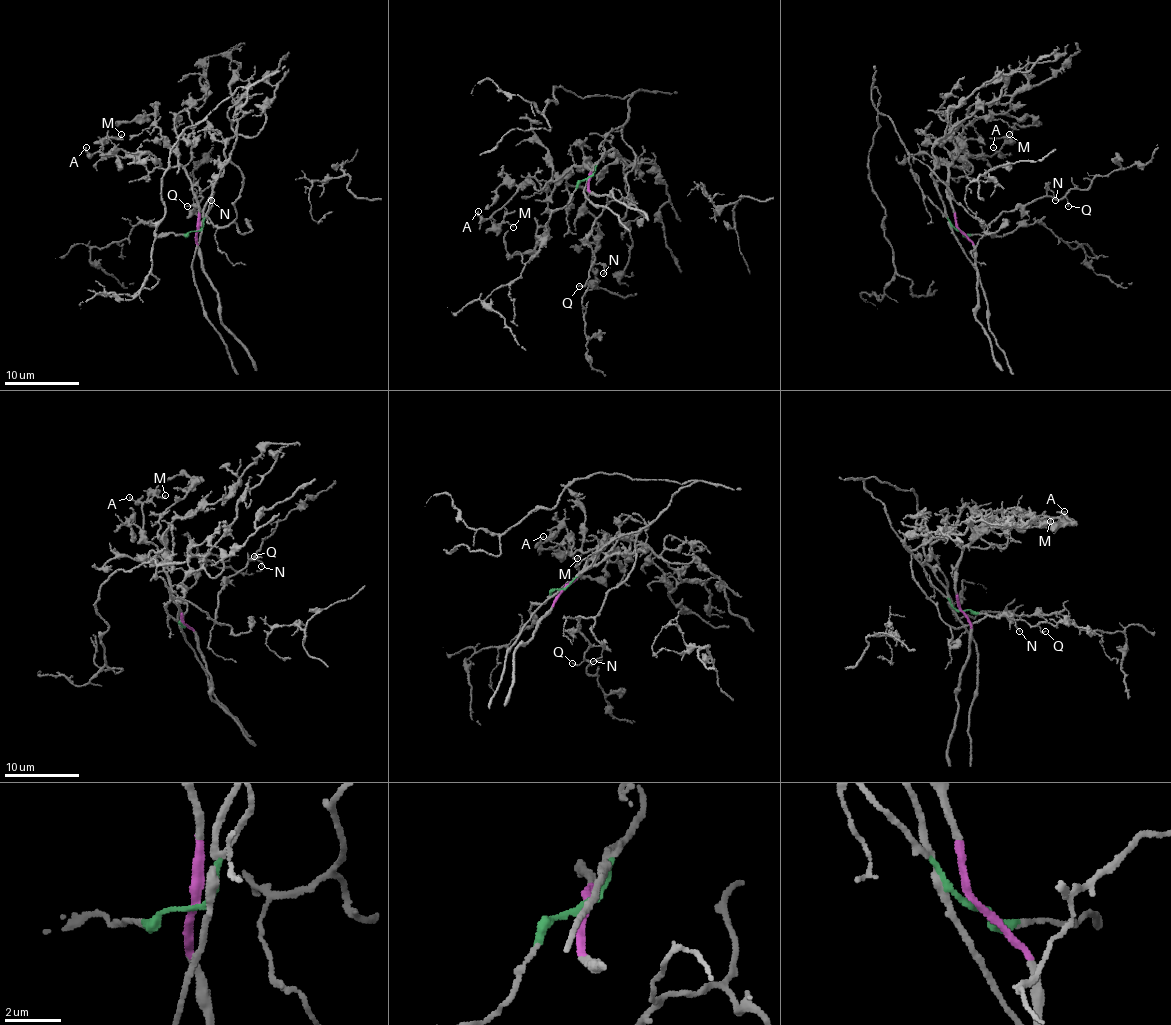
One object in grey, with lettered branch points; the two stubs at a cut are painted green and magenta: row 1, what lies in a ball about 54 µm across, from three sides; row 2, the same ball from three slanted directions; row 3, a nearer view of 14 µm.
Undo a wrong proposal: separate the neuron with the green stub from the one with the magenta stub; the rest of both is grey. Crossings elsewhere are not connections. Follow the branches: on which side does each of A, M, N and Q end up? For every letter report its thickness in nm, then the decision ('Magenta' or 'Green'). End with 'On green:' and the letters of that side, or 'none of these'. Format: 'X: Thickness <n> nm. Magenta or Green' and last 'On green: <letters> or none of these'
A: Thickness 180 nm. Magenta
M: Thickness 130 nm. Magenta
N: Thickness 120 nm. Green
Q: Thickness 140 nm. Green
On green: N, Q

